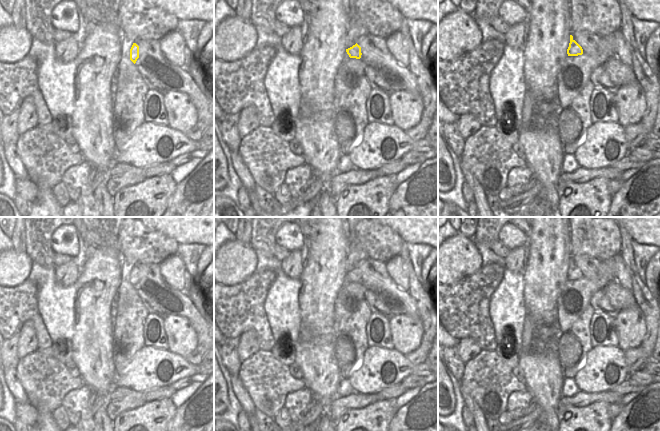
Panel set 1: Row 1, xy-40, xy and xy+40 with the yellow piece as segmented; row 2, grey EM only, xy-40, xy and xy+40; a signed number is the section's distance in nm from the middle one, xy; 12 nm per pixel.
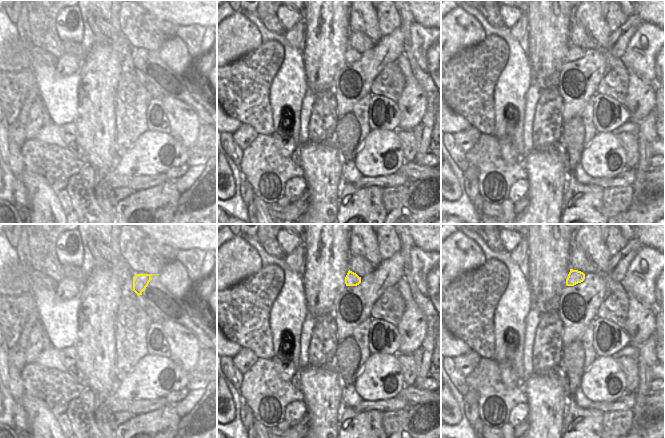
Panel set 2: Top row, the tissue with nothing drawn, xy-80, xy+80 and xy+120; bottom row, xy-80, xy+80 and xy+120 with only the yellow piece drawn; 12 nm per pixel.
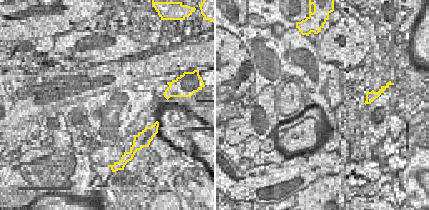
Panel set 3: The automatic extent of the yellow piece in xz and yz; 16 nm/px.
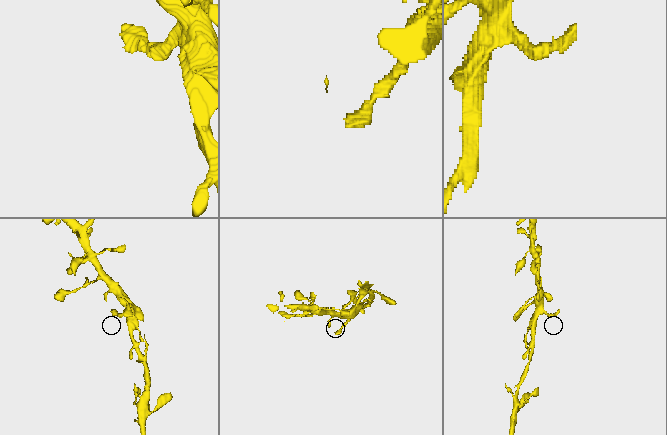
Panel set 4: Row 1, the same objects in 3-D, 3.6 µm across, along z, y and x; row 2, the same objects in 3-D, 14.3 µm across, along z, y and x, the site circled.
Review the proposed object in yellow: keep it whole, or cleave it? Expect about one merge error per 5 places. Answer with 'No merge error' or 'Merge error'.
No merge error

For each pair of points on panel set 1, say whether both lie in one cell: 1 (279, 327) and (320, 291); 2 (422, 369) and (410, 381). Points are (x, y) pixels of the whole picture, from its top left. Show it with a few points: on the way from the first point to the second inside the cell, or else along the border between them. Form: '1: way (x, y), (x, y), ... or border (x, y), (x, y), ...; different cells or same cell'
1: border (301, 286), (298, 292), (299, 333); different cells
2: border (423, 376), (408, 375), (400, 382); different cells

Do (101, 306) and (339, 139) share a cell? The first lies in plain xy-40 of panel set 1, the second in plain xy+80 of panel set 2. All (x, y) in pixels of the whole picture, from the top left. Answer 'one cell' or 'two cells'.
two cells

